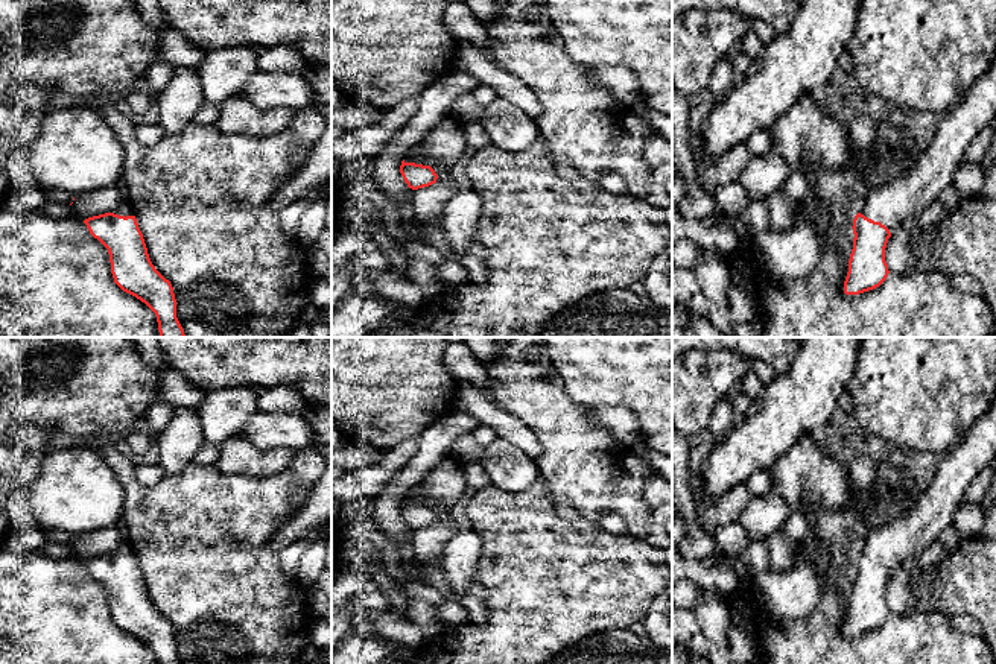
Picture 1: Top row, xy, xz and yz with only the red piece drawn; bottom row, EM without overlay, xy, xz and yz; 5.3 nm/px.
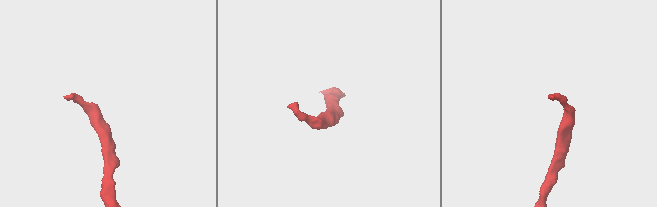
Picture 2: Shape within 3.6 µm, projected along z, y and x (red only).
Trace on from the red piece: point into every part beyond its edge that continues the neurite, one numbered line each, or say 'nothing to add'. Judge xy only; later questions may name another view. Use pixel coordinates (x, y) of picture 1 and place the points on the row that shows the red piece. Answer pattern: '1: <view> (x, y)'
1: xy (125, 208)

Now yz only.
1: yz (897, 201)

